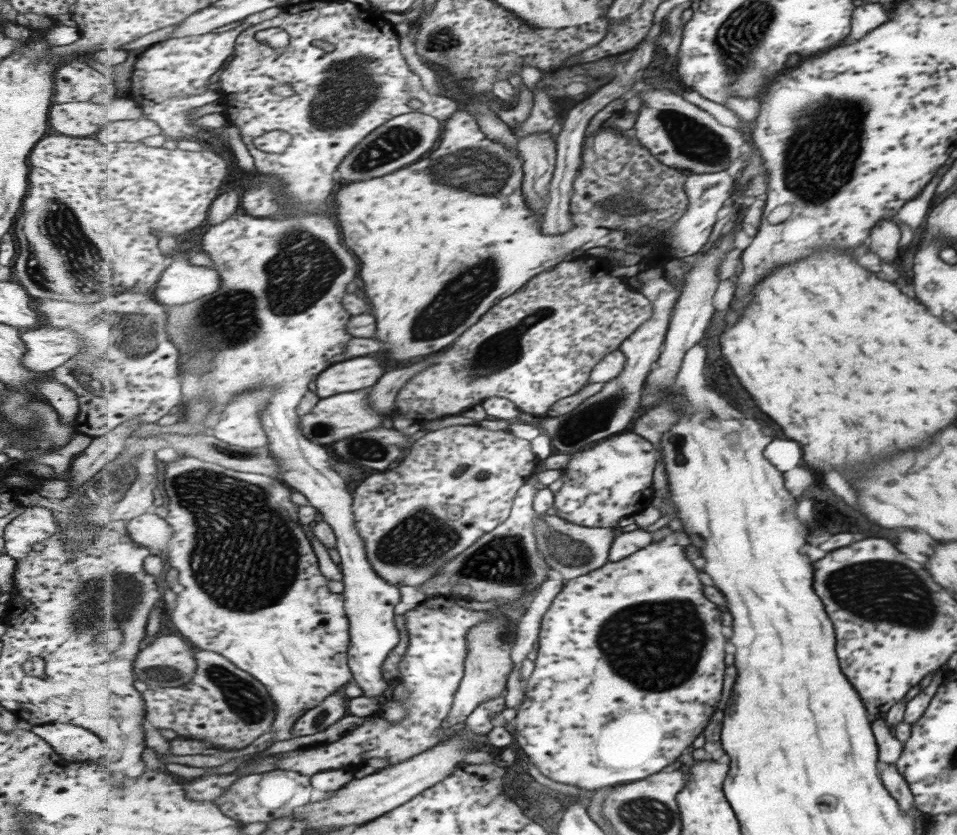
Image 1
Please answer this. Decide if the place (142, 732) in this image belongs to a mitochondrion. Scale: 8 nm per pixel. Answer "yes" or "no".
no

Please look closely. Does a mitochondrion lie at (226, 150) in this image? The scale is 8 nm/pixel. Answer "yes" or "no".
no

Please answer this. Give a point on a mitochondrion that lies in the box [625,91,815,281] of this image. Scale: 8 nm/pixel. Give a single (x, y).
(688, 137)

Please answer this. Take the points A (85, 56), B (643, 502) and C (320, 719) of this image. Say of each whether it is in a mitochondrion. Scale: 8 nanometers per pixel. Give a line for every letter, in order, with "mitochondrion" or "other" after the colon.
A: other
B: other
C: mitochondrion

